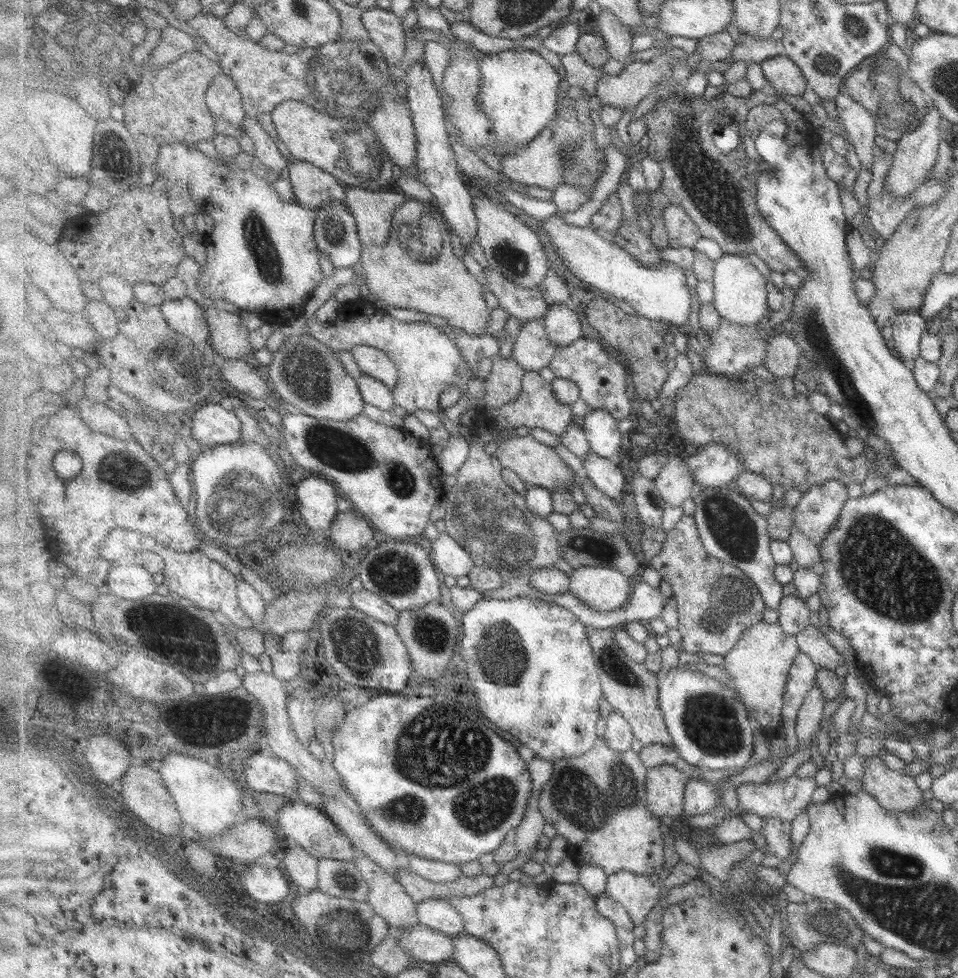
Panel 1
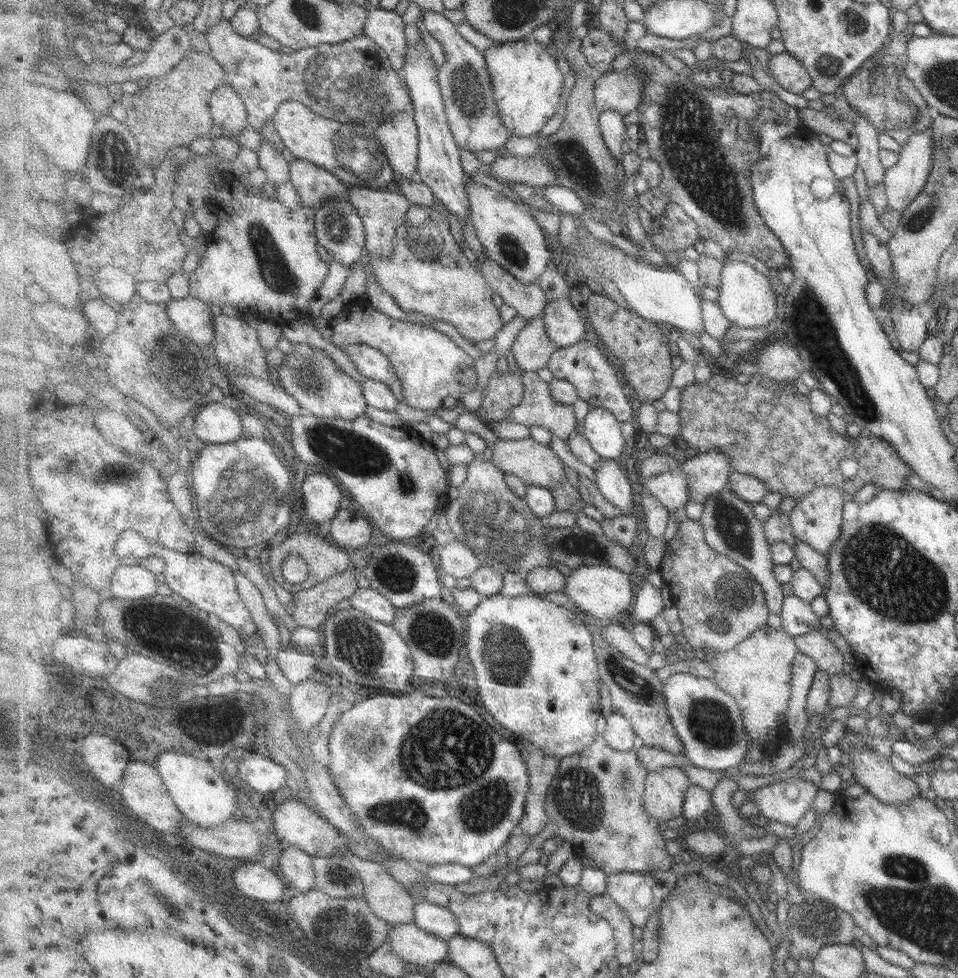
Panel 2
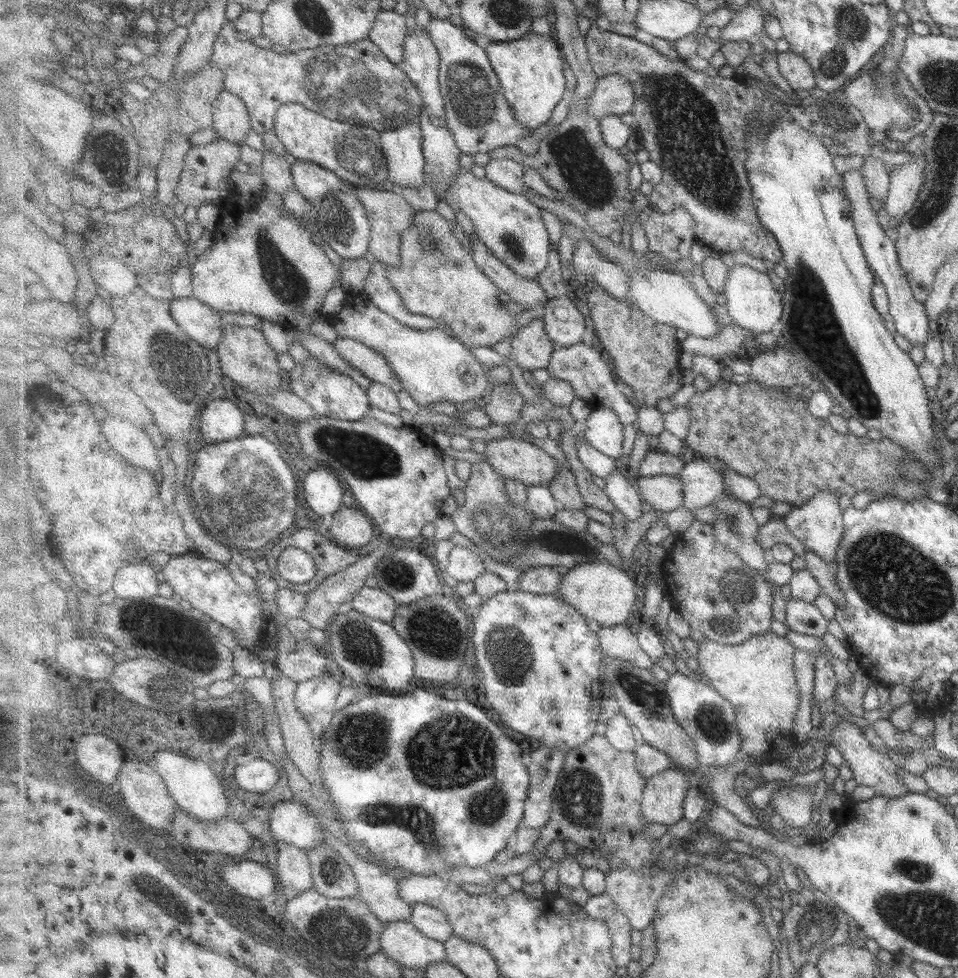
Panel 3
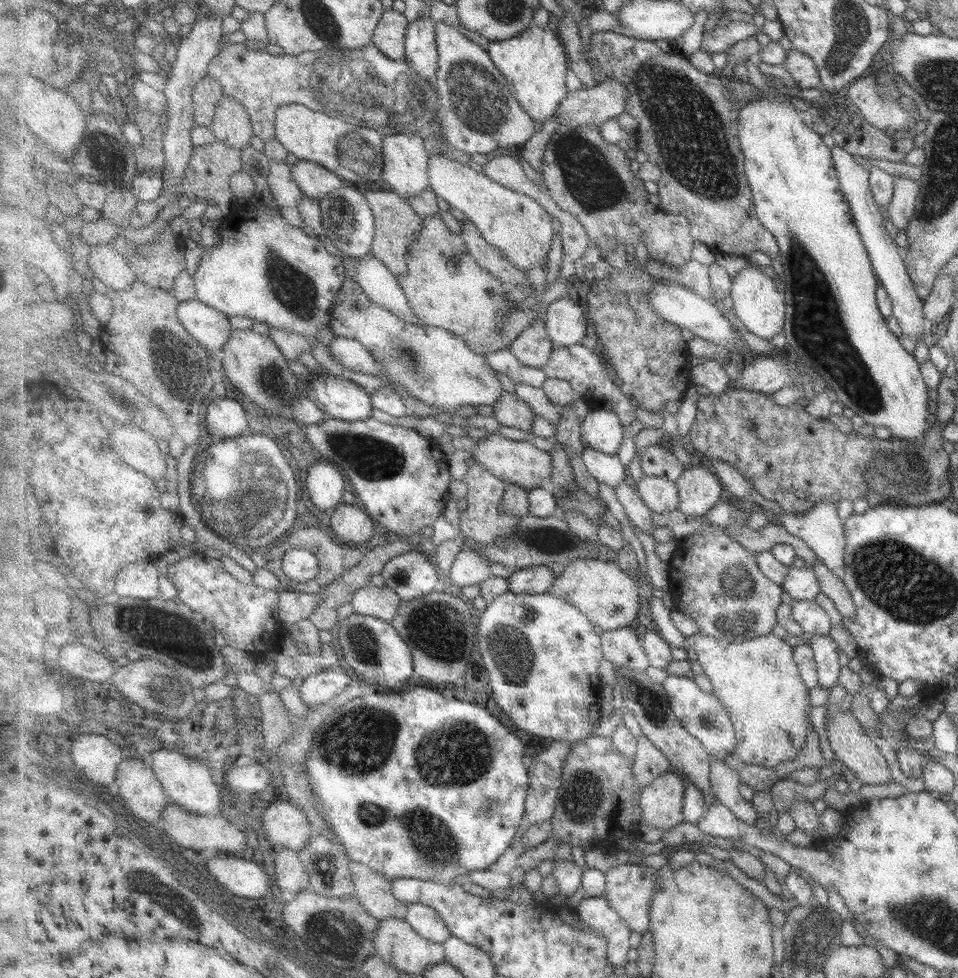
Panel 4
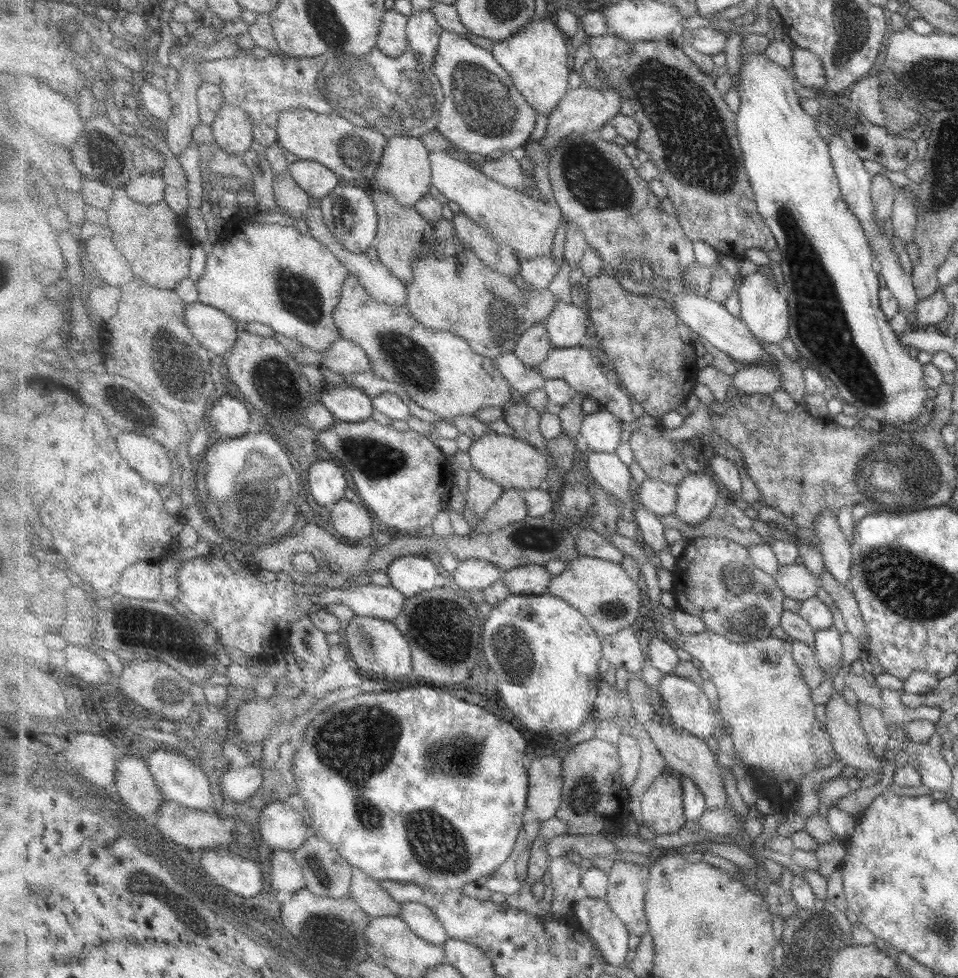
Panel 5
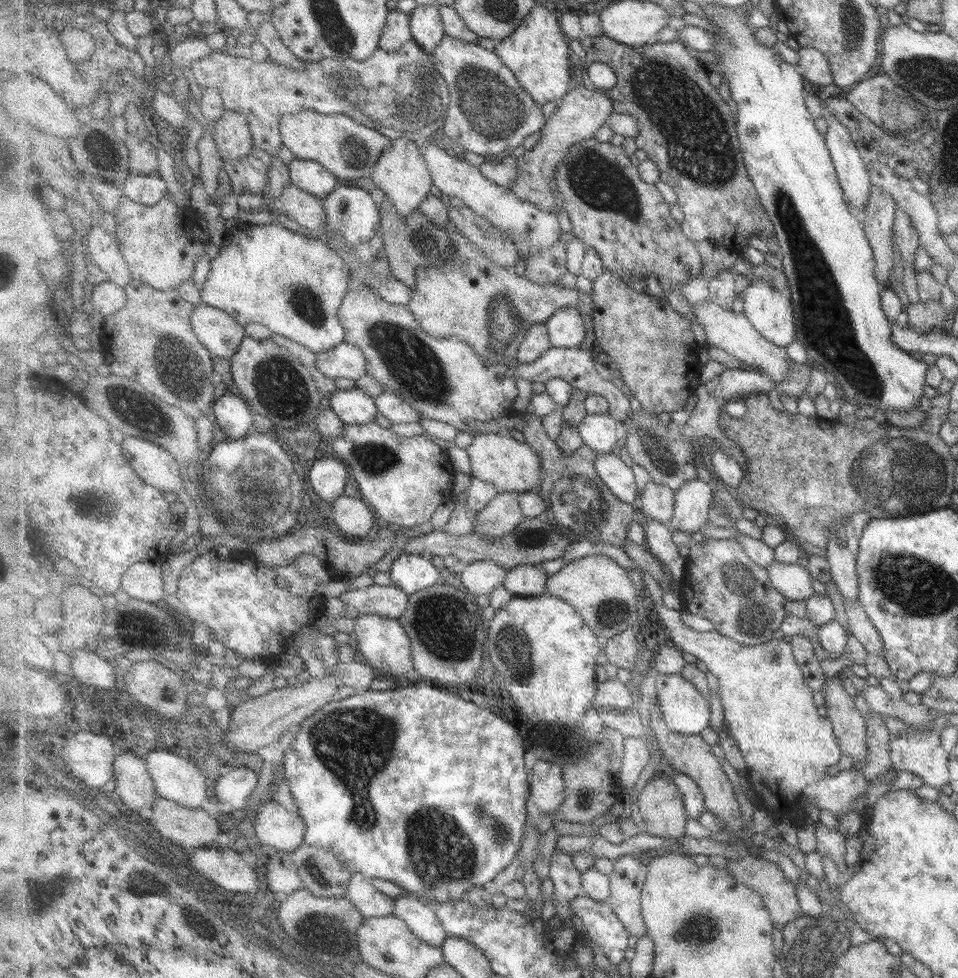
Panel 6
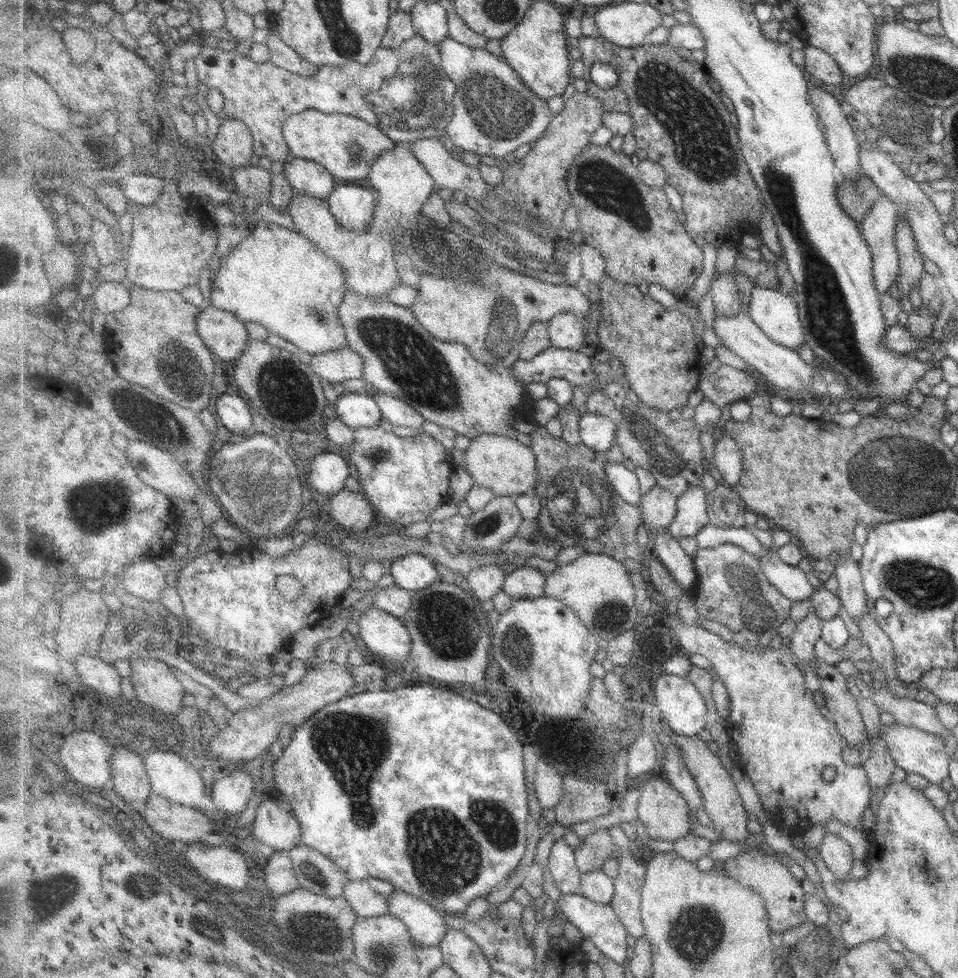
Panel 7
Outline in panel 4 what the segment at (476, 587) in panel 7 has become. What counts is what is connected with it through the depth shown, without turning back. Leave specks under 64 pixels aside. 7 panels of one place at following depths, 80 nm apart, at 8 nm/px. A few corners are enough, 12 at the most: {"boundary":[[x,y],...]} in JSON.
{"boundary":[[463,549],[446,574],[450,588],[492,577],[485,558]]}

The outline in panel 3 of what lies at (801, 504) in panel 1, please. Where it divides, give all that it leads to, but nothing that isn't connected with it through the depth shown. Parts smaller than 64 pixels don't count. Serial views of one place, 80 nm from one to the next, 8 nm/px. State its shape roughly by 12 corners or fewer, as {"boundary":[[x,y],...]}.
{"boundary":[[818,492],[783,517],[805,547],[835,566],[844,536],[839,496]]}

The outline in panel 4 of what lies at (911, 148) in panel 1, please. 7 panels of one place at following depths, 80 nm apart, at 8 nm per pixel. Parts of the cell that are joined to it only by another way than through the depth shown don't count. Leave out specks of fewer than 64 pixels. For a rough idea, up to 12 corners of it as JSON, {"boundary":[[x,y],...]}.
{"boundary":[[899,176],[888,220],[906,232],[916,212],[919,182]]}

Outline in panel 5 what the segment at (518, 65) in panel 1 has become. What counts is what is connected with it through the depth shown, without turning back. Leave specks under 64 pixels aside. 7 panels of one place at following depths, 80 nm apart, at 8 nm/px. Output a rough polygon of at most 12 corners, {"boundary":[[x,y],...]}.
{"boundary":[[535,17],[492,54],[537,114],[569,89],[569,38]]}

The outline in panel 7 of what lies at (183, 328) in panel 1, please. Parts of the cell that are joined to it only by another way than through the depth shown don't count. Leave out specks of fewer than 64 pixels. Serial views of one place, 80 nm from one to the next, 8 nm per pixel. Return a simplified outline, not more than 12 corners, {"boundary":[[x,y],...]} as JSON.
{"boundary":[[209,305],[198,333],[219,358],[238,361],[251,342],[245,323]]}

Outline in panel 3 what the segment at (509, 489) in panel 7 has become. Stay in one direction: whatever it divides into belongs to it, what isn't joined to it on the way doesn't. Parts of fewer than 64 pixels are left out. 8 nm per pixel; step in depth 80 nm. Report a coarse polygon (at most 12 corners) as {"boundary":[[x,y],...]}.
{"boundary":[[488,439],[486,461],[506,479],[550,486],[560,463],[523,439]]}

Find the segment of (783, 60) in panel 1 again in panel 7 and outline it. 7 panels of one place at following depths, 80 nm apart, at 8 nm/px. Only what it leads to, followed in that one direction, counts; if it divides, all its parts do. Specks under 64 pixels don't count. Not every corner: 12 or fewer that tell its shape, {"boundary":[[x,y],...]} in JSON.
{"boundary":[[805,46],[802,68],[832,88],[845,80],[833,56]]}

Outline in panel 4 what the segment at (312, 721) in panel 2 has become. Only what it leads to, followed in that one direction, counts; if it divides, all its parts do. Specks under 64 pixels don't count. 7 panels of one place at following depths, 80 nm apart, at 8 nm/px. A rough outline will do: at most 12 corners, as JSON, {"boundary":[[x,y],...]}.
{"boundary":[[345,660],[306,679],[300,698],[332,705],[349,683],[357,683]]}

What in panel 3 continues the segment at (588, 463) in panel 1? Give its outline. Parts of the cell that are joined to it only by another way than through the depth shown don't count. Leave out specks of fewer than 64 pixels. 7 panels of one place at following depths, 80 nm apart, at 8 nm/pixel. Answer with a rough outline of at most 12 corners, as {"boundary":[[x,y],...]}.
{"boundary":[[621,472],[605,478],[605,492],[629,521],[646,513],[640,490]]}

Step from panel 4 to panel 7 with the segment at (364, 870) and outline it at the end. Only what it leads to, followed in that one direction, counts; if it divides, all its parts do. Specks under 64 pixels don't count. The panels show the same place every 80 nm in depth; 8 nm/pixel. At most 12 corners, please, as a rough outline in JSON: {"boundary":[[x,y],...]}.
{"boundary":[[368,879],[348,882],[344,897],[361,919],[389,914],[390,901]]}

